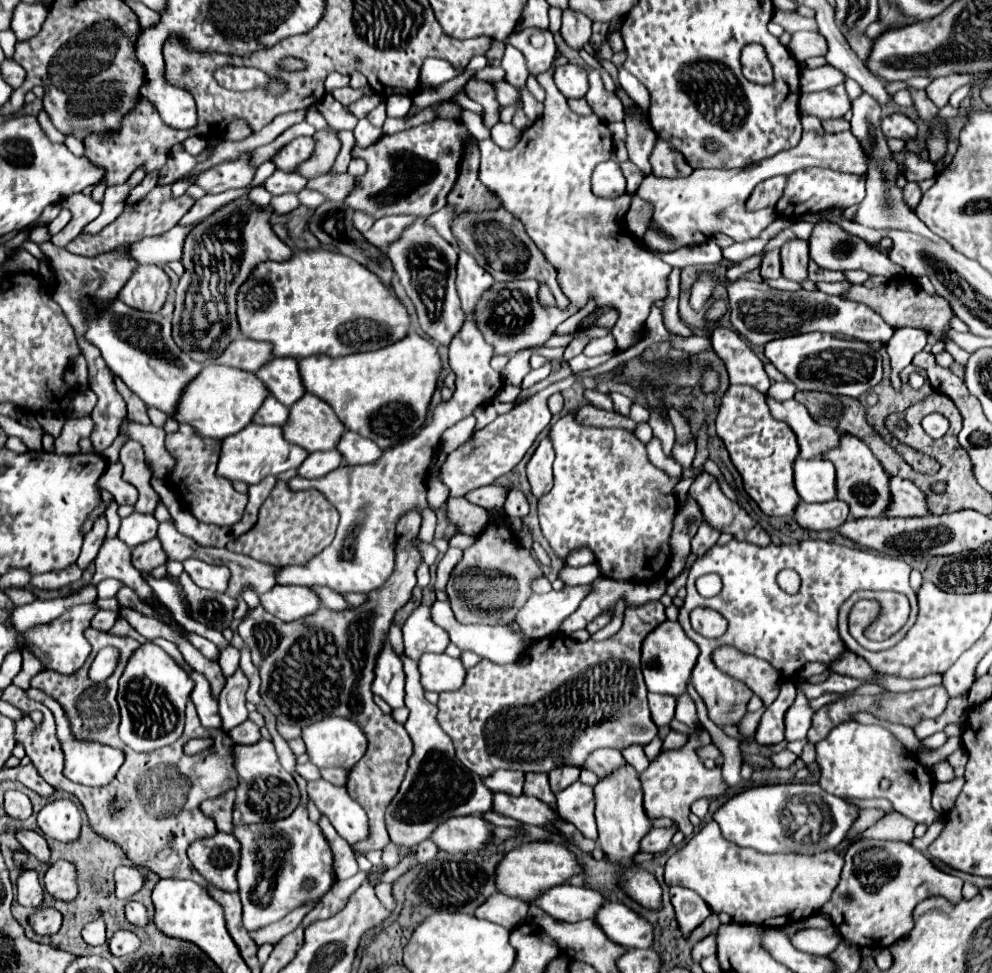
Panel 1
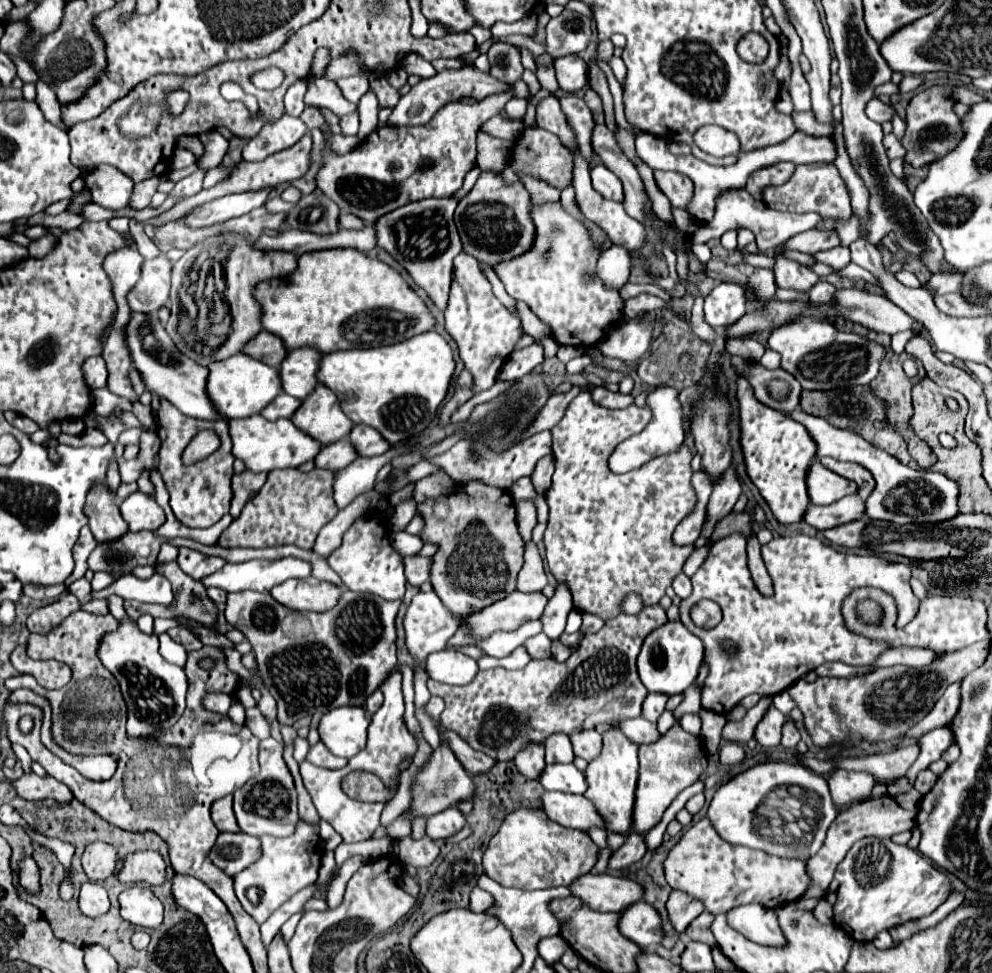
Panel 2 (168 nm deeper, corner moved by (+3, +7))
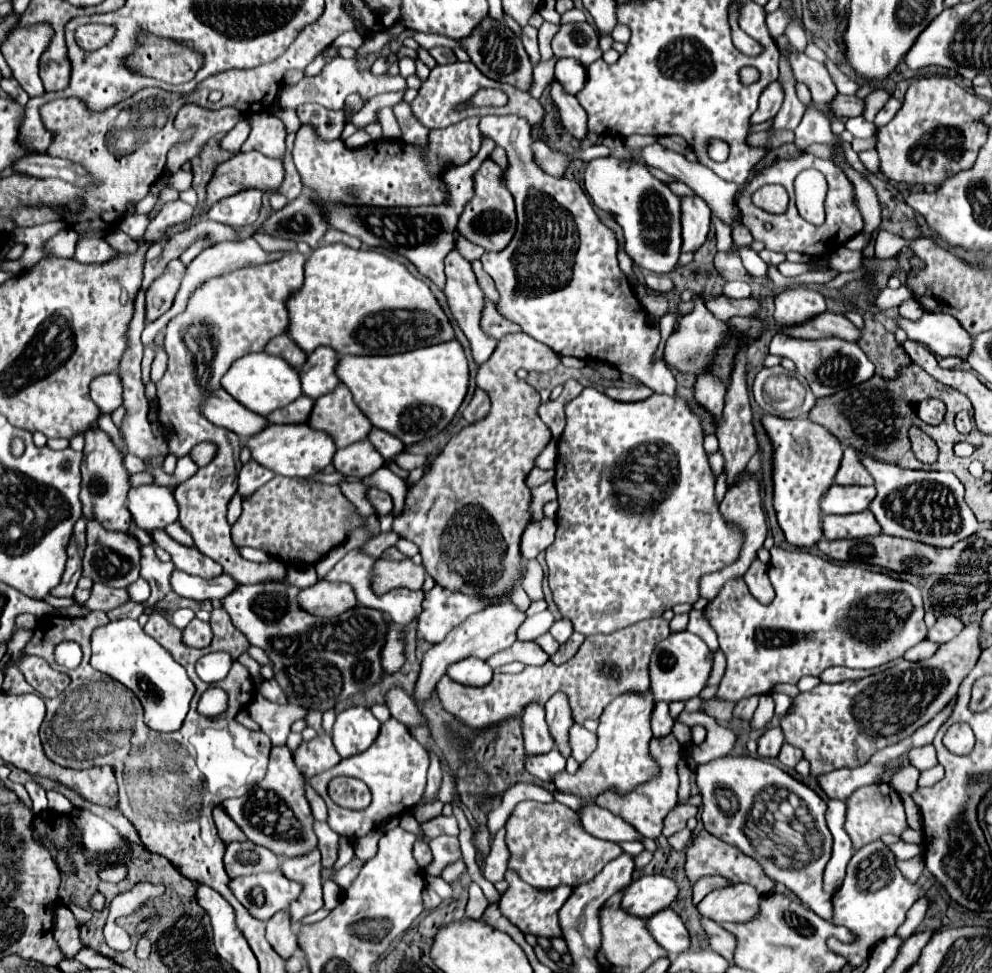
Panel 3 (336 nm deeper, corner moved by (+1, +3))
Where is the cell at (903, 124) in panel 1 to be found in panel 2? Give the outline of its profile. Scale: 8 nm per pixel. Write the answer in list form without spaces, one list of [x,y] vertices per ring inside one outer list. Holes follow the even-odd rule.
[[[873,99],[869,103],[869,109],[865,109],[865,113],[869,113],[869,119],[873,119],[877,123],[891,123],[895,111],[887,103],[883,103],[879,99]]]

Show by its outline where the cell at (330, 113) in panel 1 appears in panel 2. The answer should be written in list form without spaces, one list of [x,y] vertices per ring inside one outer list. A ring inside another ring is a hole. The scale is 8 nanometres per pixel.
[[[307,107],[307,109],[303,111],[301,119],[305,121],[305,125],[307,125],[309,129],[327,125],[327,121],[325,121],[325,117],[323,117],[323,113],[321,113],[321,109],[319,109],[319,107]]]

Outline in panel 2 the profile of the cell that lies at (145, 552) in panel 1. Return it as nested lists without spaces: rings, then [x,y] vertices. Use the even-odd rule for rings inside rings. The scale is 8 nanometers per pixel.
[[[127,533],[113,545],[97,545],[89,555],[91,571],[107,571],[113,575],[125,575],[137,565],[153,565],[161,547],[161,537],[155,533]]]

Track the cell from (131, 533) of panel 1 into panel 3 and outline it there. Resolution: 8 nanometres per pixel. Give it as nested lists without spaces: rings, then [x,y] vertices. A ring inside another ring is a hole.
[[[139,485],[129,493],[129,511],[141,529],[165,529],[177,519],[173,491],[161,485]]]

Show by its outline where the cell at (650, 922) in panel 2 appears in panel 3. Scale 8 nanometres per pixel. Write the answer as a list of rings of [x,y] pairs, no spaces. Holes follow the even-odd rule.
[[[665,909],[663,913],[657,913],[655,917],[647,919],[647,927],[651,929],[655,941],[659,941],[659,945],[663,945],[671,953],[671,957],[691,947],[689,931],[673,909]]]

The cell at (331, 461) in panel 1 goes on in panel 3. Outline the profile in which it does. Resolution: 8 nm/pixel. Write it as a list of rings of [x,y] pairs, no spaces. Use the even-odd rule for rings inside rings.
[[[367,439],[339,449],[333,459],[333,465],[339,473],[351,475],[357,479],[375,473],[379,467],[383,467],[383,463],[385,459],[379,453],[375,453],[371,441]]]

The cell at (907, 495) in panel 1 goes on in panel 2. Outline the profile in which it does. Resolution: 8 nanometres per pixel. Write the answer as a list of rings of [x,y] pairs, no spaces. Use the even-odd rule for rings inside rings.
[[[795,409],[787,415],[795,421],[799,421],[809,431],[813,441],[817,443],[817,457],[831,455],[839,461],[855,461],[873,473],[877,485],[875,485],[873,493],[869,495],[869,499],[865,501],[865,513],[871,519],[883,519],[883,521],[891,521],[897,525],[907,525],[907,523],[945,521],[959,513],[957,511],[957,493],[959,493],[957,485],[953,481],[949,481],[945,475],[929,471],[929,469],[915,471],[915,469],[899,463],[895,457],[887,455],[885,451],[867,443],[859,433],[849,431],[849,429],[837,429],[831,423],[827,423],[825,419],[809,415],[801,409]]]

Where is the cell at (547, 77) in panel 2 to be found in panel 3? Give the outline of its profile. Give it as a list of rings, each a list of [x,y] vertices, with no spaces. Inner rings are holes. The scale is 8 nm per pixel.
[[[543,23],[539,27],[539,51],[541,51],[541,59],[547,61],[553,57],[553,51],[551,51],[551,39],[555,37],[555,33],[559,31],[559,25],[553,25],[553,23]]]

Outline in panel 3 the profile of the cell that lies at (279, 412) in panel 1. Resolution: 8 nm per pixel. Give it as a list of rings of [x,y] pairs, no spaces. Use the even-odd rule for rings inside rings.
[[[301,395],[291,405],[277,409],[275,413],[269,413],[267,419],[269,419],[269,423],[307,423],[311,409],[313,409],[313,403],[315,401],[311,397]]]

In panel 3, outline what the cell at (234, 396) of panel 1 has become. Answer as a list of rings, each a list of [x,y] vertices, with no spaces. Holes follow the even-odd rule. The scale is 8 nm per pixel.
[[[251,353],[247,357],[241,357],[231,365],[231,369],[223,377],[223,389],[231,393],[235,399],[239,399],[241,405],[251,409],[259,415],[269,415],[275,409],[281,409],[303,395],[301,391],[301,379],[299,371],[291,367],[283,357],[269,355],[269,353]]]

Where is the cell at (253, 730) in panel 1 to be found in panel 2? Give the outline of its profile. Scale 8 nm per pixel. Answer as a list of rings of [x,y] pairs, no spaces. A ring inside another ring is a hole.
[[[257,707],[247,709],[245,727],[247,727],[257,739],[267,739],[267,737],[269,737],[269,723],[267,723],[267,719],[261,715],[261,711],[259,711]]]

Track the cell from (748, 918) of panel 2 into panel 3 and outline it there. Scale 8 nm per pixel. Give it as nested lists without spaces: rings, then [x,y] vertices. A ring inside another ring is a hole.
[[[747,883],[729,885],[723,889],[711,891],[697,907],[703,917],[709,917],[717,923],[723,921],[751,921],[759,905],[759,893]]]

